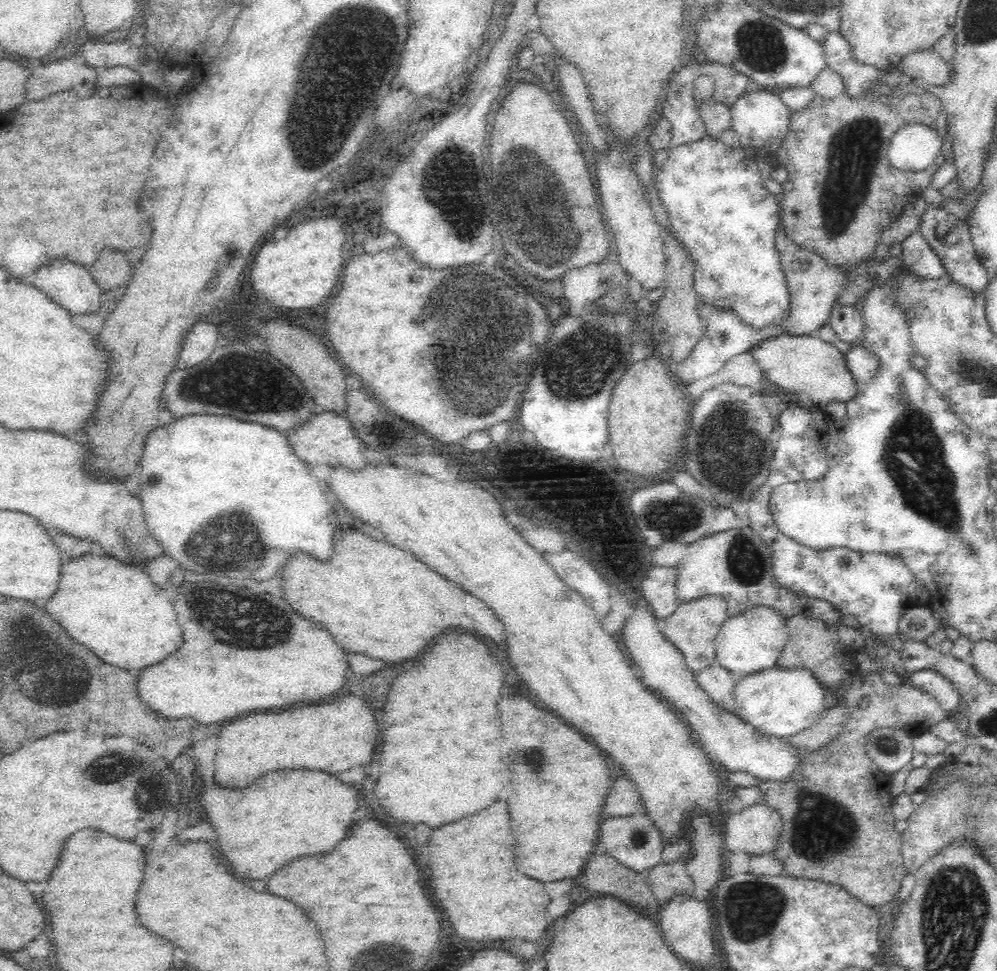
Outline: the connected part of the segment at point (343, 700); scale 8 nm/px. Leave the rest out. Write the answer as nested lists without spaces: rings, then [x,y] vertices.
[[[340,692],[338,696],[332,696],[328,700],[288,708],[284,712],[240,716],[228,726],[224,726],[220,732],[220,744],[214,758],[216,780],[228,786],[242,786],[242,784],[248,784],[254,776],[276,768],[320,768],[332,774],[341,773],[343,770],[352,768],[354,764],[366,764],[372,760],[370,756],[374,754],[376,736],[378,736],[376,732],[378,732],[378,722],[374,718],[370,702],[362,696],[354,696],[352,692]]]

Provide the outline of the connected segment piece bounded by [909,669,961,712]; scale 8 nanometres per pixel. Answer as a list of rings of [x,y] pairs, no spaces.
[[[933,670],[913,672],[909,680],[916,688],[926,691],[936,702],[940,702],[944,710],[952,712],[961,702],[958,690],[953,683]]]

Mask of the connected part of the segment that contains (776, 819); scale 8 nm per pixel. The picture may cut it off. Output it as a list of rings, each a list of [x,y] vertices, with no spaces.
[[[762,800],[728,814],[723,846],[726,851],[772,852],[780,834],[782,815]]]

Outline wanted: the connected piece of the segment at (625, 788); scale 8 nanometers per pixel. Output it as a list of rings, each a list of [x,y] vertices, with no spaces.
[[[629,774],[615,780],[606,794],[602,806],[602,819],[610,816],[628,816],[634,812],[641,812],[645,808],[642,796],[636,783]]]

